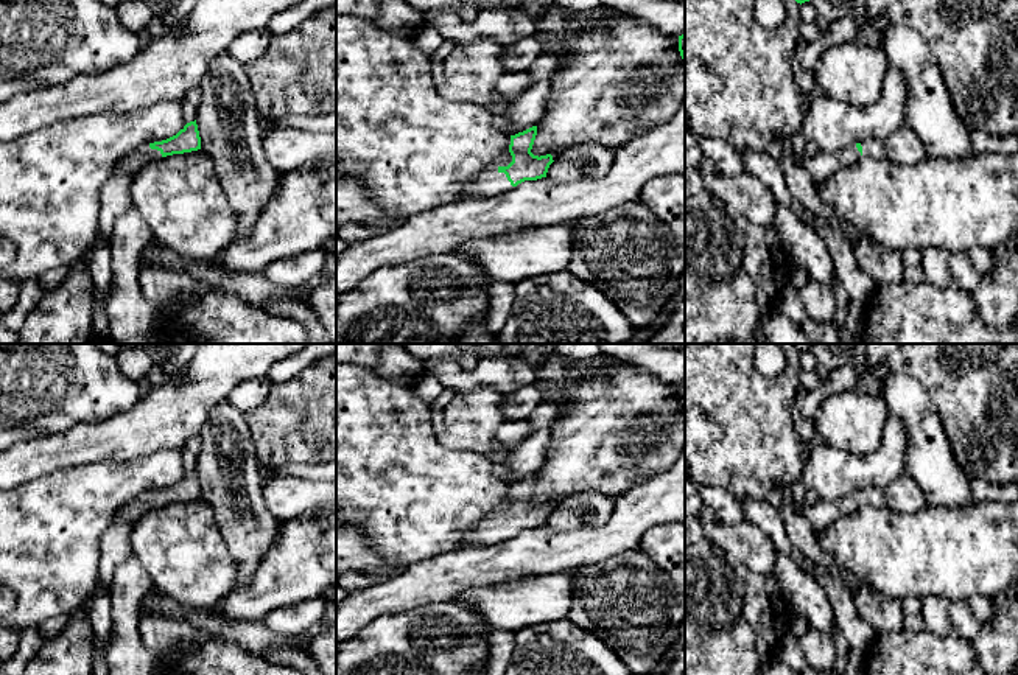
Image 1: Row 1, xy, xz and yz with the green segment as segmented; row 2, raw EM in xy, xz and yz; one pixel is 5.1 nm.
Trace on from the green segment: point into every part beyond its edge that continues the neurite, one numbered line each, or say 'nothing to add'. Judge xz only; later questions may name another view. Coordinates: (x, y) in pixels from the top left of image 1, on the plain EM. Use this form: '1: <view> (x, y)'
1: xz (489, 531)

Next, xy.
1: xy (136, 509)

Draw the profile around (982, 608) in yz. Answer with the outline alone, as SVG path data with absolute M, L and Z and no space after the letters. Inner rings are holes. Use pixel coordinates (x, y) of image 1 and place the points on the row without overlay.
M974 596L974 597L968 599L967 602L981 625L992 621L992 617L993 617L992 599L988 599L985 596Z

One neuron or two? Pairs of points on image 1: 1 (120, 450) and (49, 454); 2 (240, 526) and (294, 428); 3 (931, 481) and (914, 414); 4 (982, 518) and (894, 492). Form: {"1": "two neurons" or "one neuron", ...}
{"1": "one neuron", "2": "two neurons", "3": "one neuron", "4": "two neurons"}

